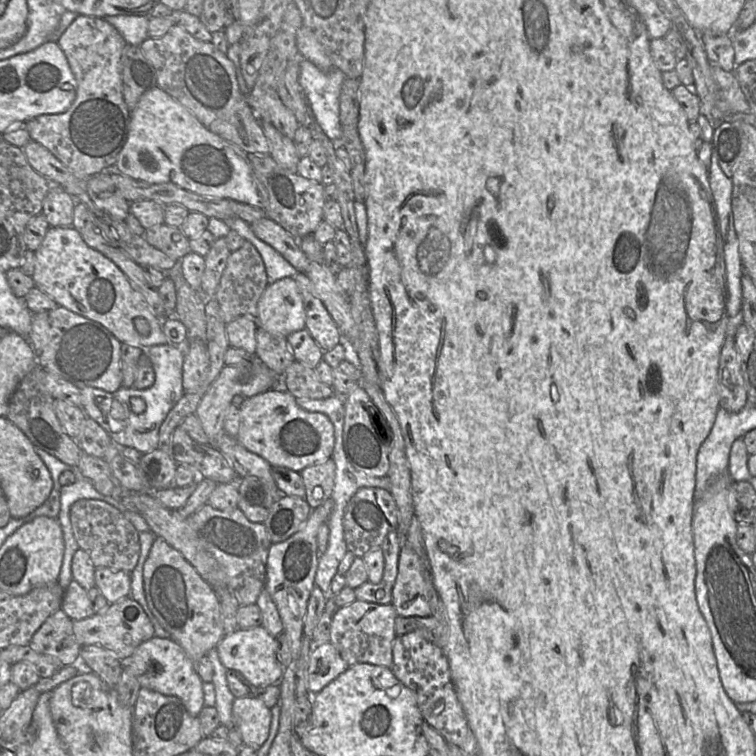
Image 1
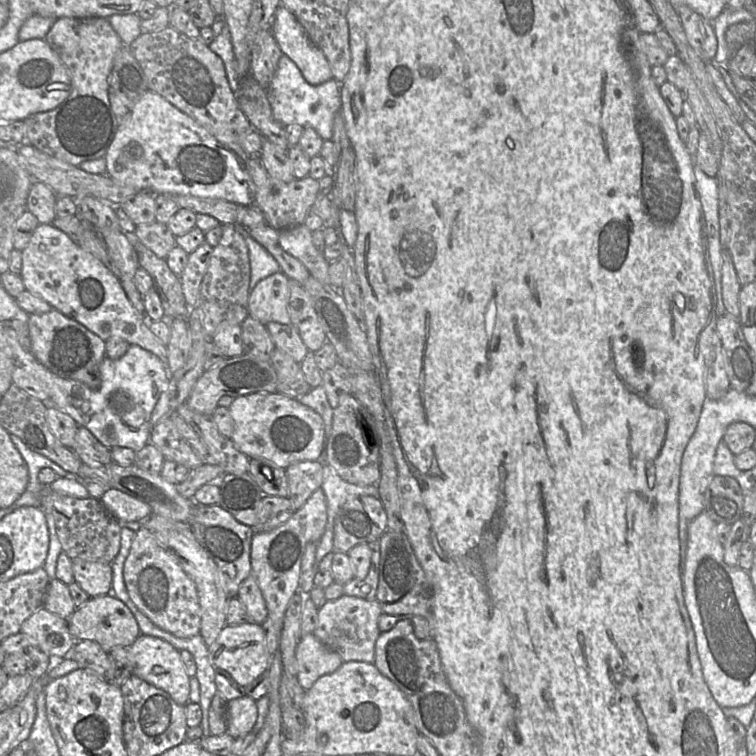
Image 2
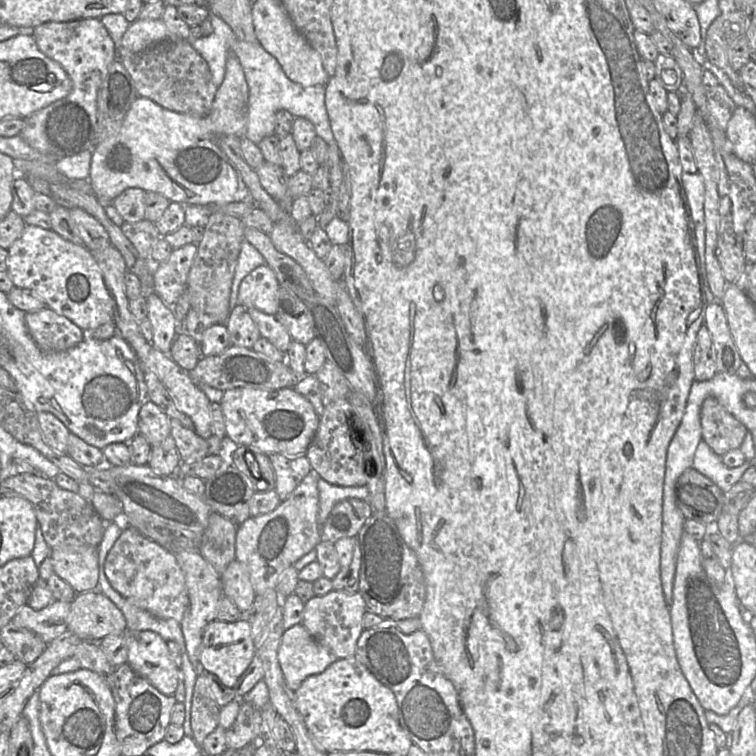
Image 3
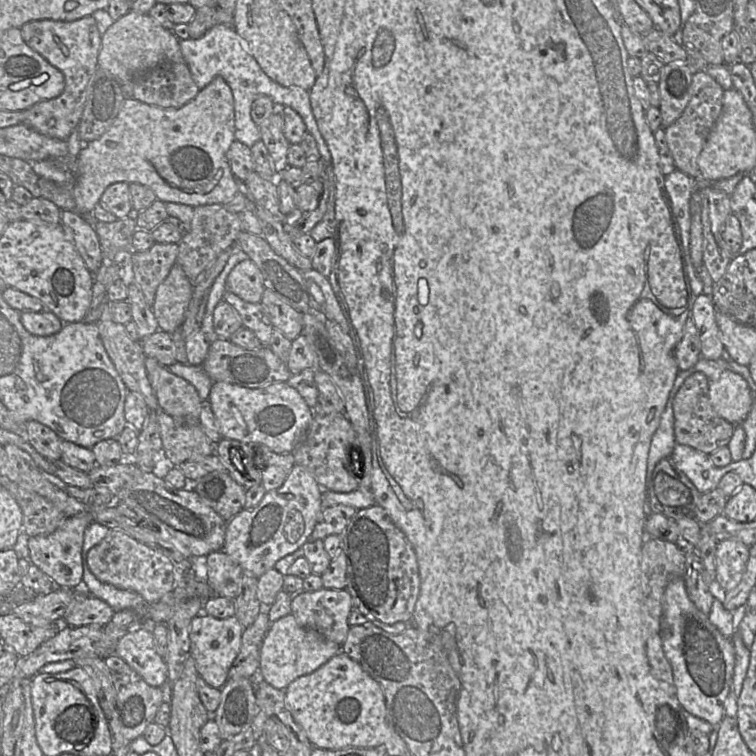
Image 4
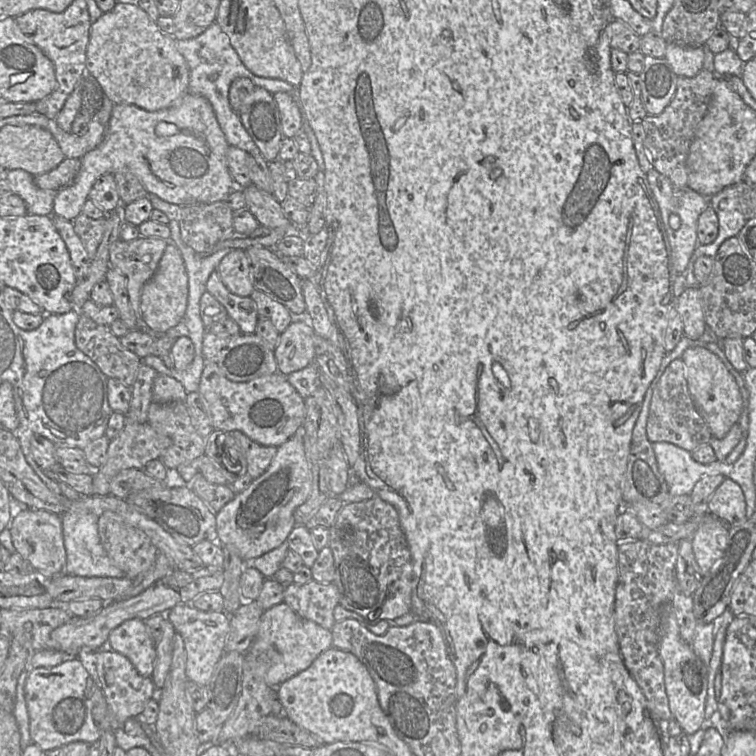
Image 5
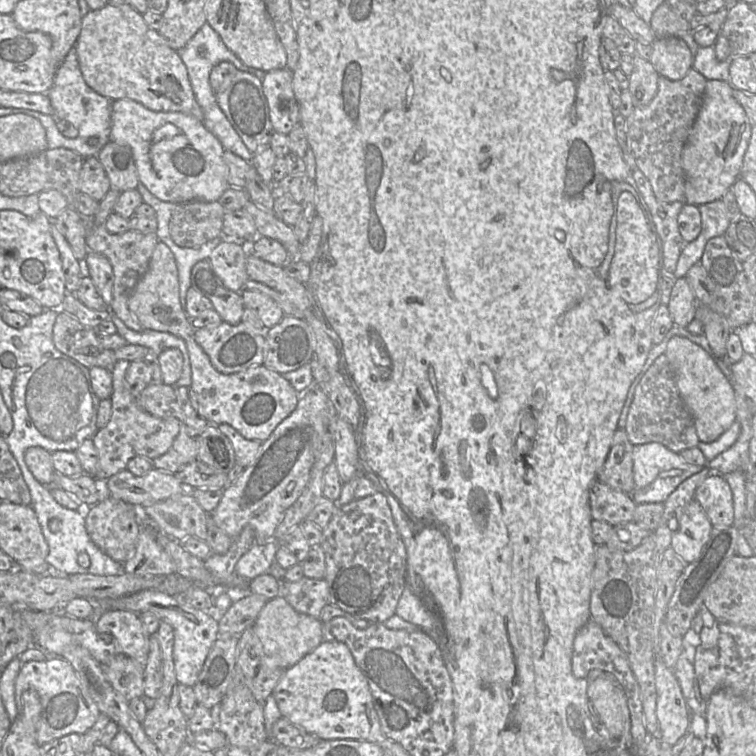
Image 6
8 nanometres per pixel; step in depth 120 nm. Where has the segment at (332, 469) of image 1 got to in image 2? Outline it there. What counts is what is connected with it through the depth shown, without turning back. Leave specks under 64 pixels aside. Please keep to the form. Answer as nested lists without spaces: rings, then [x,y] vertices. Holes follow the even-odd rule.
[[[321,460],[294,463],[285,469],[288,499],[296,509],[302,507],[314,491],[321,488],[324,463]]]

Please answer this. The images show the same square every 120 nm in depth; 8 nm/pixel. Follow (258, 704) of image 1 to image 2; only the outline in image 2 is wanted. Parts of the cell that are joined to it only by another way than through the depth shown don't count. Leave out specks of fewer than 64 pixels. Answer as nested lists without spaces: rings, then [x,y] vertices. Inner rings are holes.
[[[244,696],[229,701],[226,709],[226,717],[226,734],[235,739],[251,733],[258,718],[256,700]]]

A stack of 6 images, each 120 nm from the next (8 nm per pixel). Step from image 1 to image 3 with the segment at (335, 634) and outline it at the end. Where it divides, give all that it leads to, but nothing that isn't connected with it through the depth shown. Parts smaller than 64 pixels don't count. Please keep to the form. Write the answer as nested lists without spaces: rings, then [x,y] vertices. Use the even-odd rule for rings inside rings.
[[[332,589],[323,596],[315,595],[305,603],[301,625],[337,659],[353,658],[357,641],[364,630],[362,619],[366,611],[365,601],[359,592],[347,593]]]

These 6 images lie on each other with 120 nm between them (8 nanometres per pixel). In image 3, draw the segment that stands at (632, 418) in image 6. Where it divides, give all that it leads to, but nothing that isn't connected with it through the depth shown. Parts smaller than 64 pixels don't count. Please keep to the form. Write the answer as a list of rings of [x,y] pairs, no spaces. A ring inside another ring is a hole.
[[[707,398],[700,409],[702,441],[719,456],[738,449],[748,432],[715,398]]]

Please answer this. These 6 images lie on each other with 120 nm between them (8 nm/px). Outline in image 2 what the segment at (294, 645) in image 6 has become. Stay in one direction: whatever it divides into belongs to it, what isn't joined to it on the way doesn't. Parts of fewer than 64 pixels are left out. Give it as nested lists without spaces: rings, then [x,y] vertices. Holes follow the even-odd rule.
[[[314,634],[303,635],[296,647],[295,658],[297,662],[297,679],[304,689],[310,689],[322,676],[333,673],[343,663],[338,654],[321,643]]]

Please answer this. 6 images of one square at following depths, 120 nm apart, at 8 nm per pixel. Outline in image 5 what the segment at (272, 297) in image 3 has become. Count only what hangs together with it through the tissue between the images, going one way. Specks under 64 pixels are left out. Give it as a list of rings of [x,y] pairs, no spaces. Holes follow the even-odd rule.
[[[230,250],[221,259],[216,271],[224,286],[232,294],[240,297],[250,297],[254,291],[251,266],[245,250]]]

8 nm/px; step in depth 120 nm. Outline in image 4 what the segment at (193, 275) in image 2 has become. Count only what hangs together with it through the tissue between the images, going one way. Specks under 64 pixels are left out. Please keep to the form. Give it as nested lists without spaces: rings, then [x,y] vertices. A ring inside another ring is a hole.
[[[155,242],[148,250],[131,254],[133,283],[152,306],[158,286],[177,263],[178,244]]]

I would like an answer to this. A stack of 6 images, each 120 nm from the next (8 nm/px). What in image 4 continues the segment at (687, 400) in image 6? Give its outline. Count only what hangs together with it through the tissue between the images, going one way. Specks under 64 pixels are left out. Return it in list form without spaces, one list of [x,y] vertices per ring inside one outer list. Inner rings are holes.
[[[724,370],[717,379],[709,380],[709,399],[714,410],[734,425],[739,425],[752,406],[747,381],[730,370]]]

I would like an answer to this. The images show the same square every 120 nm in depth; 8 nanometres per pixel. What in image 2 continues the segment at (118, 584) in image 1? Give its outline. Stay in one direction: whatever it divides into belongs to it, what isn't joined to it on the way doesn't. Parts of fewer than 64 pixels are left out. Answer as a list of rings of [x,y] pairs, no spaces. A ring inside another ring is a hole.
[[[72,559],[75,583],[90,597],[111,594],[113,572],[110,564]]]

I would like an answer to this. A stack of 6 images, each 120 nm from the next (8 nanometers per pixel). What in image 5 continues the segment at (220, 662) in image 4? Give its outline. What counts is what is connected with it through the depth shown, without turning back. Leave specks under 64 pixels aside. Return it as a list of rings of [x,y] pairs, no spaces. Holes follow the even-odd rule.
[[[190,604],[176,605],[164,616],[171,622],[175,631],[183,639],[186,651],[186,676],[188,680],[207,687],[217,662],[225,652],[230,616],[224,612],[203,612],[195,609]]]

